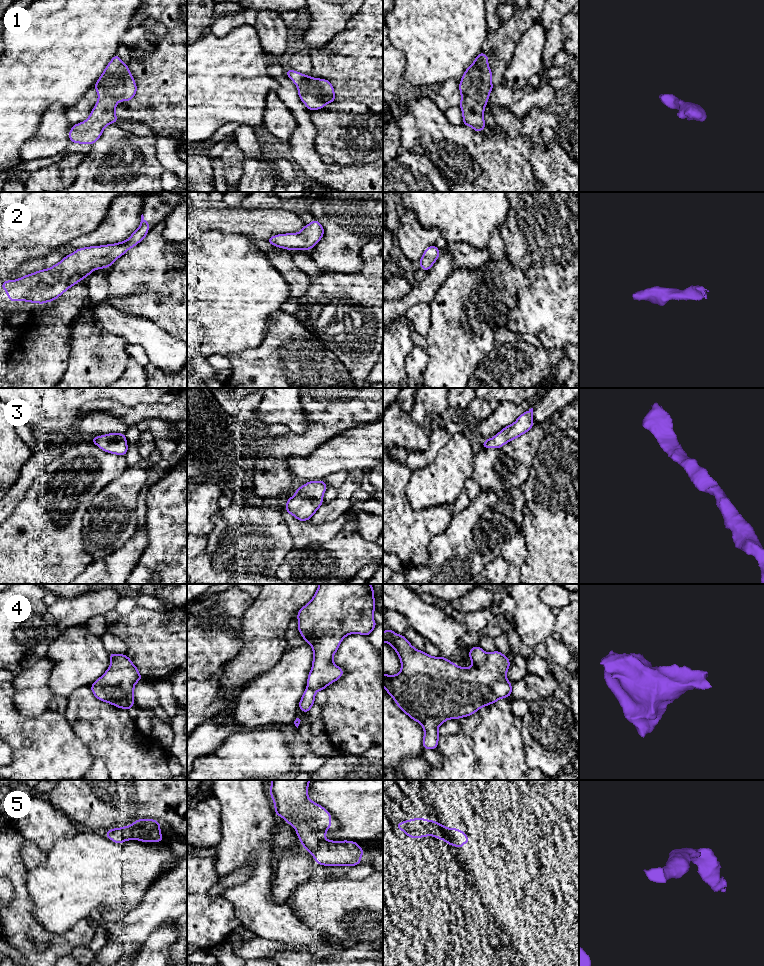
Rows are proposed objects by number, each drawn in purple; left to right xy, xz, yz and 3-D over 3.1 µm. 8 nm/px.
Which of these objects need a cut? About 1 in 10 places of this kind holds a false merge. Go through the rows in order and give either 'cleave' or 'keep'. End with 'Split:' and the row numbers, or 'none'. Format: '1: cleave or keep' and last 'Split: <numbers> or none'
1: keep
2: keep
3: keep
4: keep
5: keep
Split: none

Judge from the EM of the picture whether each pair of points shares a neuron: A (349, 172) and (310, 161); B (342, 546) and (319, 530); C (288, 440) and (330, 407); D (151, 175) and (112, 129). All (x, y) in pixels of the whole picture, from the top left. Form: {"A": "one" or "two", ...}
{"A": "one", "B": "two", "C": "one", "D": "one"}

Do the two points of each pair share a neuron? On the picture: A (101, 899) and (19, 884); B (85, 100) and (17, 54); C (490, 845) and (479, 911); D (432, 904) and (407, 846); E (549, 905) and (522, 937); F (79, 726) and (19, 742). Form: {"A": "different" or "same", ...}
{"A": "different", "B": "different", "C": "same", "D": "same", "E": "different", "F": "different"}

